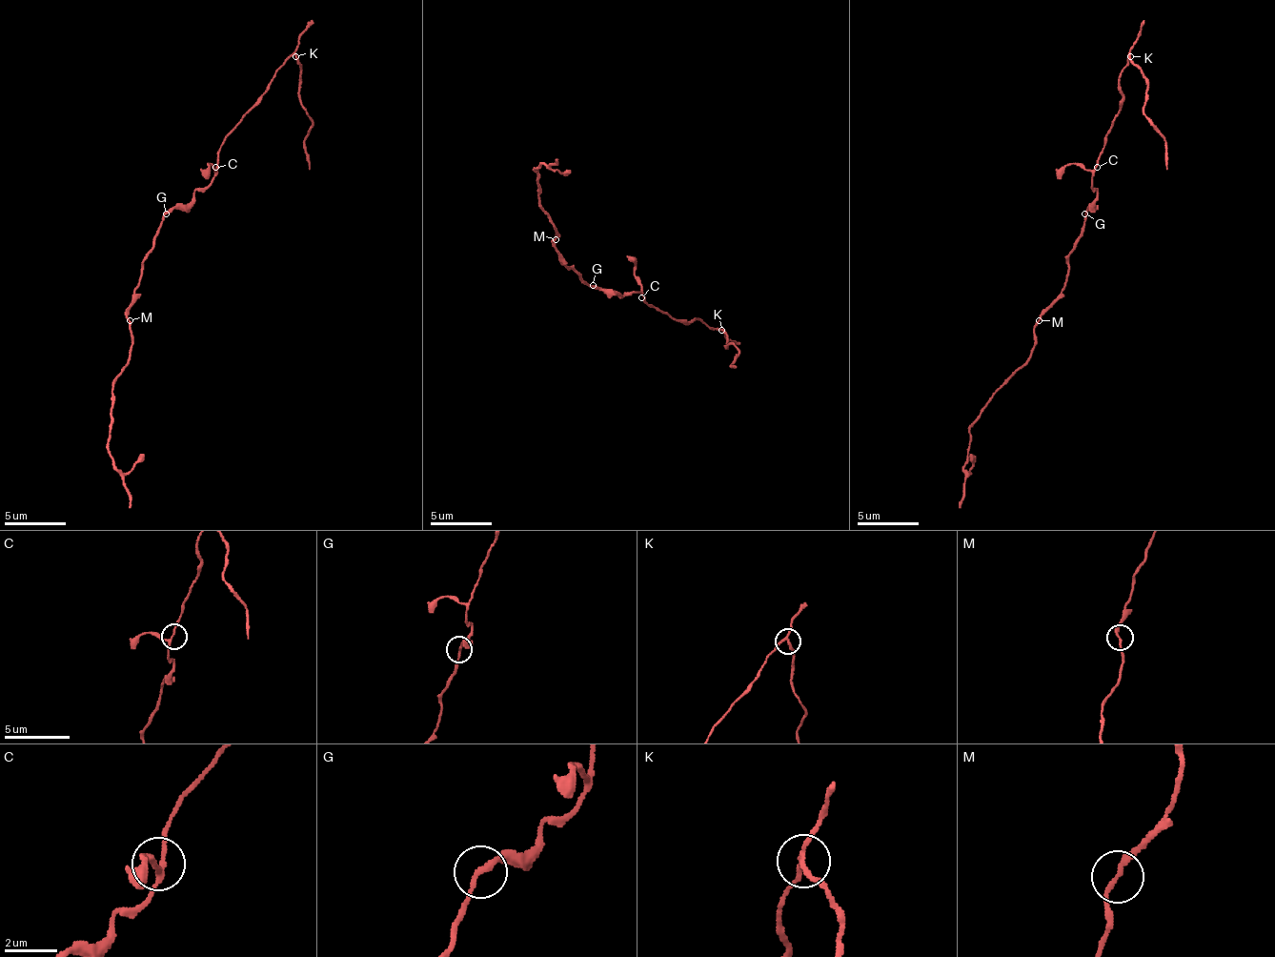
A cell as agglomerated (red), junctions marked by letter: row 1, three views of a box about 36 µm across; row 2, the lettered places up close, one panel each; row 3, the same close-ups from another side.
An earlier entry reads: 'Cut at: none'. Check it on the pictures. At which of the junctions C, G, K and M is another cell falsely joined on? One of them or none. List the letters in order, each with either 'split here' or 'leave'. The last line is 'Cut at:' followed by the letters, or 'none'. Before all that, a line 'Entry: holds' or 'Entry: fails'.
Entry: fails
C: leave
G: leave
K: split here
M: leave
Cut at: K

